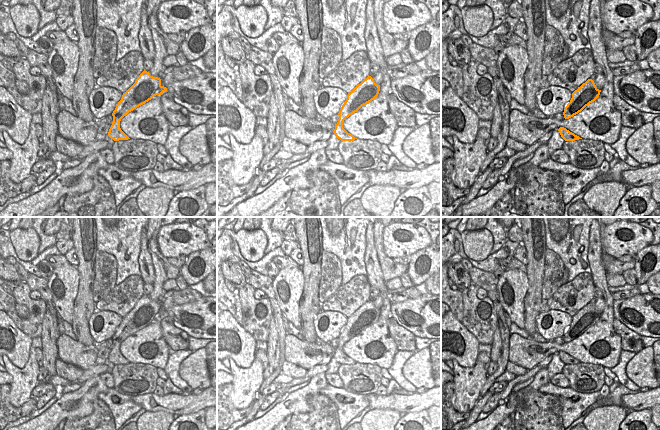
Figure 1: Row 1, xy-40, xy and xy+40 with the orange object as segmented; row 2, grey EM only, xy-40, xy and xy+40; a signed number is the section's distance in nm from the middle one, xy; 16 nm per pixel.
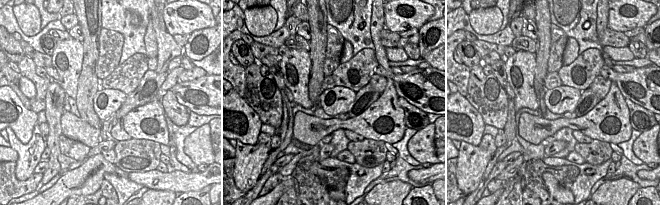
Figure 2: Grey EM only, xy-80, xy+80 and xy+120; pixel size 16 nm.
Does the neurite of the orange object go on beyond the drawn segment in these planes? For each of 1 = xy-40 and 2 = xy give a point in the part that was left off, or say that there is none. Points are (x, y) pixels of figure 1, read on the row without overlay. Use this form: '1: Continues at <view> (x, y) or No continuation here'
1: No continuation here
2: No continuation here

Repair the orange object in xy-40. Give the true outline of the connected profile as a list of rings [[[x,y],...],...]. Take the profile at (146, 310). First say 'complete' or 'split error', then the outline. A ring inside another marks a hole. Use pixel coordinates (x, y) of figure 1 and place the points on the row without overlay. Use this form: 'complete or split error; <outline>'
complete; [[[143,295],[135,307],[122,319],[112,337],[113,346],[108,360],[114,365],[130,363],[120,352],[121,343],[137,331],[145,328],[156,319],[161,319],[167,312],[161,309],[161,303]]]

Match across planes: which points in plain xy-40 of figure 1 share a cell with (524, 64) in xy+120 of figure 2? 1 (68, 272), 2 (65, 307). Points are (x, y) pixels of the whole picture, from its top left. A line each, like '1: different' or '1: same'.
1: same
2: same

